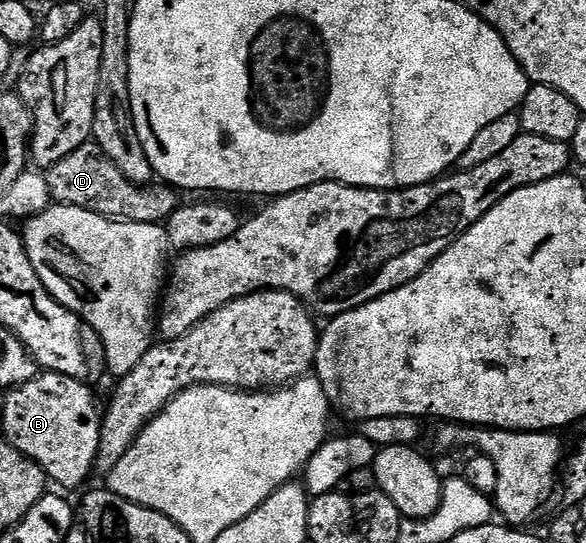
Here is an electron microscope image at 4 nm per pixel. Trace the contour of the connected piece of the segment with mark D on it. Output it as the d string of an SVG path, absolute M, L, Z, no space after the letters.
M93 140L69 152L65 160L57 160L57 164L46 167L45 173L51 197L58 205L85 208L120 222L163 224L181 205L180 195L166 184L138 186L136 182L129 181L125 172L121 172L121 168L117 168L117 164L113 164L113 160L109 160L109 156L105 156Z

